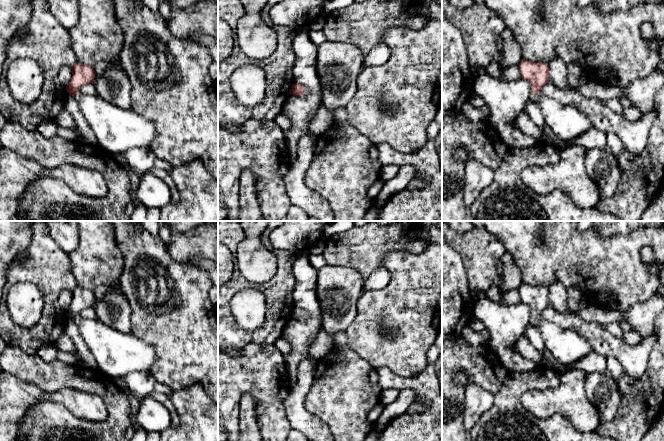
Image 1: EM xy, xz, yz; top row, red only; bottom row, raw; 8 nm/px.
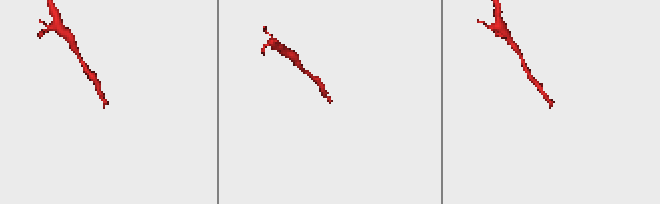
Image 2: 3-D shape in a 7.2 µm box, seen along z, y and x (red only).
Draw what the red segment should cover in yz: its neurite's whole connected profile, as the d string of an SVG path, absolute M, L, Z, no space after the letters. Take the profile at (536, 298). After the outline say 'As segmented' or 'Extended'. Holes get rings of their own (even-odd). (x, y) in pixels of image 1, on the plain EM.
M522 283L519 294L522 303L530 307L529 324L540 330L545 348L550 351L555 362L569 365L594 352L591 344L575 331L565 330L541 317L542 311L549 306L550 292L548 288Z. Extended

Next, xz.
M294 307L289 314L289 317L296 321L305 321L310 318L310 314L299 307Z. Extended

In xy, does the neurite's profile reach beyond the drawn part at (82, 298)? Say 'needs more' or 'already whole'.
needs more

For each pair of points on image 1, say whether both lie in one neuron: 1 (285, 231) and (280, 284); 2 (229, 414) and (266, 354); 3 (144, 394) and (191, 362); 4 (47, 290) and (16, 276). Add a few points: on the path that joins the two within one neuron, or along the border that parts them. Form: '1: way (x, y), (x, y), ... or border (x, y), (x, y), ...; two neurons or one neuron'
1: border (273, 247), (287, 249), (295, 254); two neurons
2: way (229, 399), (229, 391), (251, 369); one neuron
3: border (149, 372), (156, 381); two neurons
4: way (39, 282), (33, 276), (24, 276); one neuron

